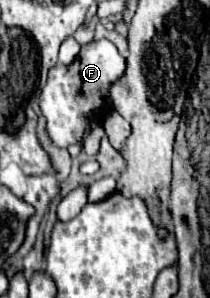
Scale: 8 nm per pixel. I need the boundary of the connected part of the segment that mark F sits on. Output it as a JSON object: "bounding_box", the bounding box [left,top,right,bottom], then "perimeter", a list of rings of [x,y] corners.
{"bounding_box":[39,38,125,148],"perimeter":[[[101,38],[91,40],[81,46],[79,54],[71,64],[55,64],[49,70],[47,84],[39,96],[39,108],[45,116],[45,130],[57,148],[67,148],[69,144],[83,144],[85,130],[95,128],[99,120],[113,110],[109,90],[113,82],[121,80],[125,74],[125,58],[117,52],[115,44]]]}

